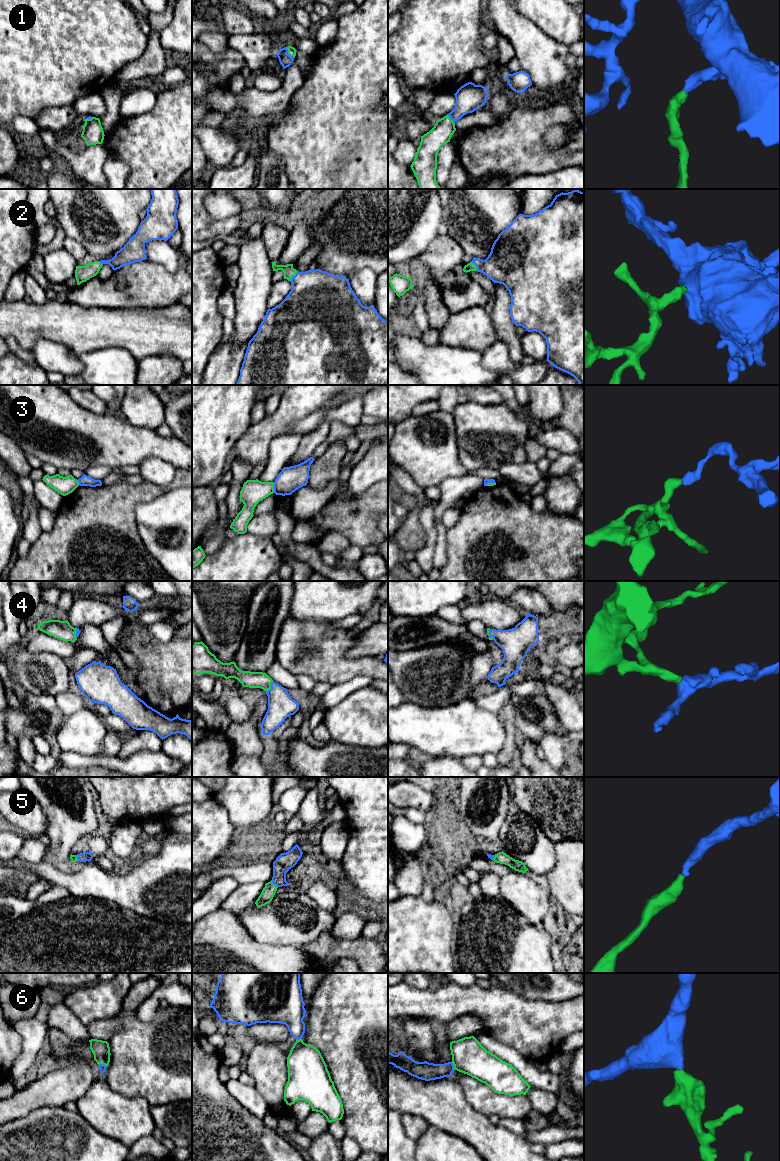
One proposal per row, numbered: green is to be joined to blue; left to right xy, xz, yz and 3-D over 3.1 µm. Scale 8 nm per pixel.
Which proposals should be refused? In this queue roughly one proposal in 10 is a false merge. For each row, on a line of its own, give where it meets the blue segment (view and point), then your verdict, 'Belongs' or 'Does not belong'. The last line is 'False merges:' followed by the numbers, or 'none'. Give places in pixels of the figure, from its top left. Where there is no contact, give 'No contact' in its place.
1: Touches blue at xz (287, 53). Belongs
2: Touches blue at xz (294, 276). Belongs
3: Touches blue at xz (274, 487). Does not belong
4: Touches blue at xz (271, 687). Belongs
5: Touches blue at xz (274, 884). Belongs
6: Touches blue at yz (453, 1066). Belongs
False merges: 3

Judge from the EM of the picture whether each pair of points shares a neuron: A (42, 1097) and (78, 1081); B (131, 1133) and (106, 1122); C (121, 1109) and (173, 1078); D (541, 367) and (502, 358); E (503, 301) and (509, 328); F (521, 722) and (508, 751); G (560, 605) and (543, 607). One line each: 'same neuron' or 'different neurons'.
A: same neuron
B: same neuron
C: different neurons
D: same neuron
E: same neuron
F: different neurons
G: different neurons

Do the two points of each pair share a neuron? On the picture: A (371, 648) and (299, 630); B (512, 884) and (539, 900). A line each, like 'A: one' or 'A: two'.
A: two
B: one

